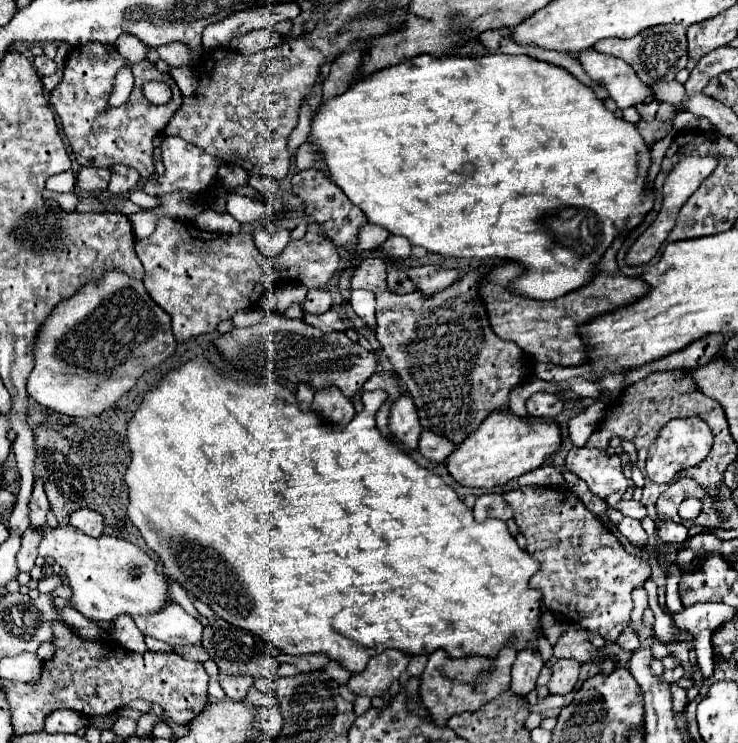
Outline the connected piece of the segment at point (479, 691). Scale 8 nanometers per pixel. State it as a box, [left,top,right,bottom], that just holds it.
[420,646,516,726]

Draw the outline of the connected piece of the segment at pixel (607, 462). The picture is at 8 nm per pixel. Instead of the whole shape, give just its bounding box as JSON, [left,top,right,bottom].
[566,448,626,498]

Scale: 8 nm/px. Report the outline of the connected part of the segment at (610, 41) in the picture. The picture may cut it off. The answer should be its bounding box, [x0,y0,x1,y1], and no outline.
[594,26,688,84]

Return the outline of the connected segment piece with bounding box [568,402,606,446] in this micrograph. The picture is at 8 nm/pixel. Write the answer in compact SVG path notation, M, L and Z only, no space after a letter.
M594 402L592 406L588 406L584 412L580 412L578 416L574 416L568 422L568 436L570 436L574 446L584 446L586 444L588 436L594 432L598 420L604 414L604 408L606 408L604 402Z

